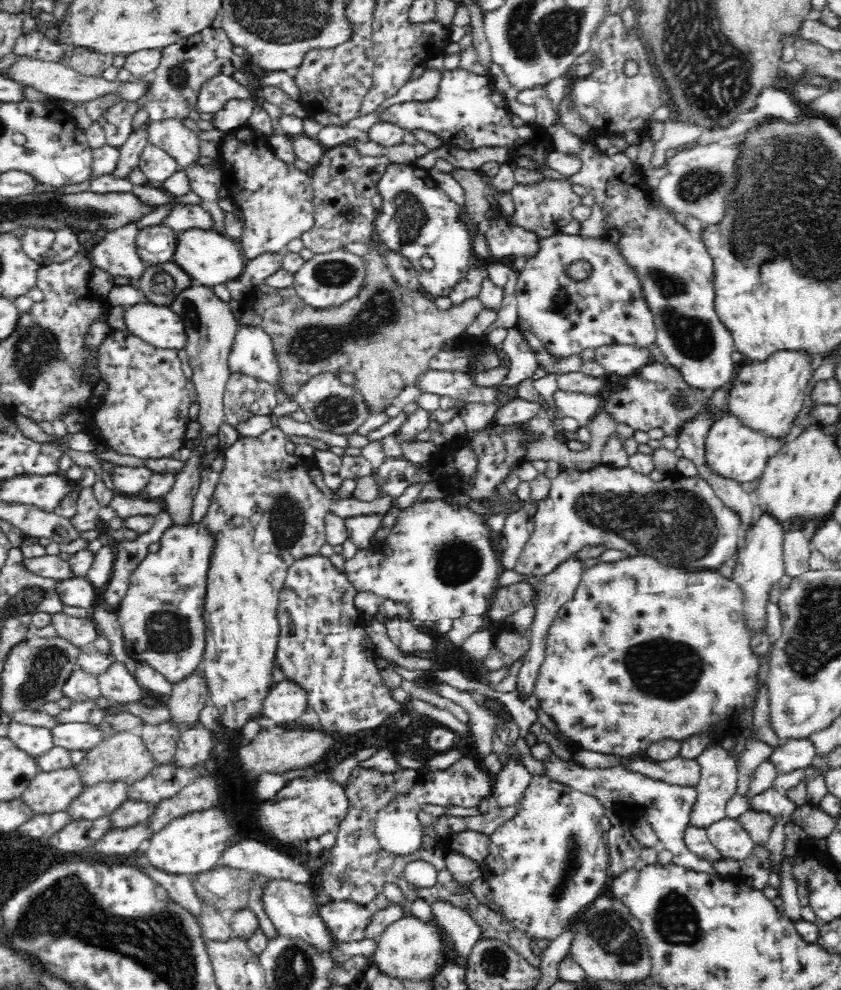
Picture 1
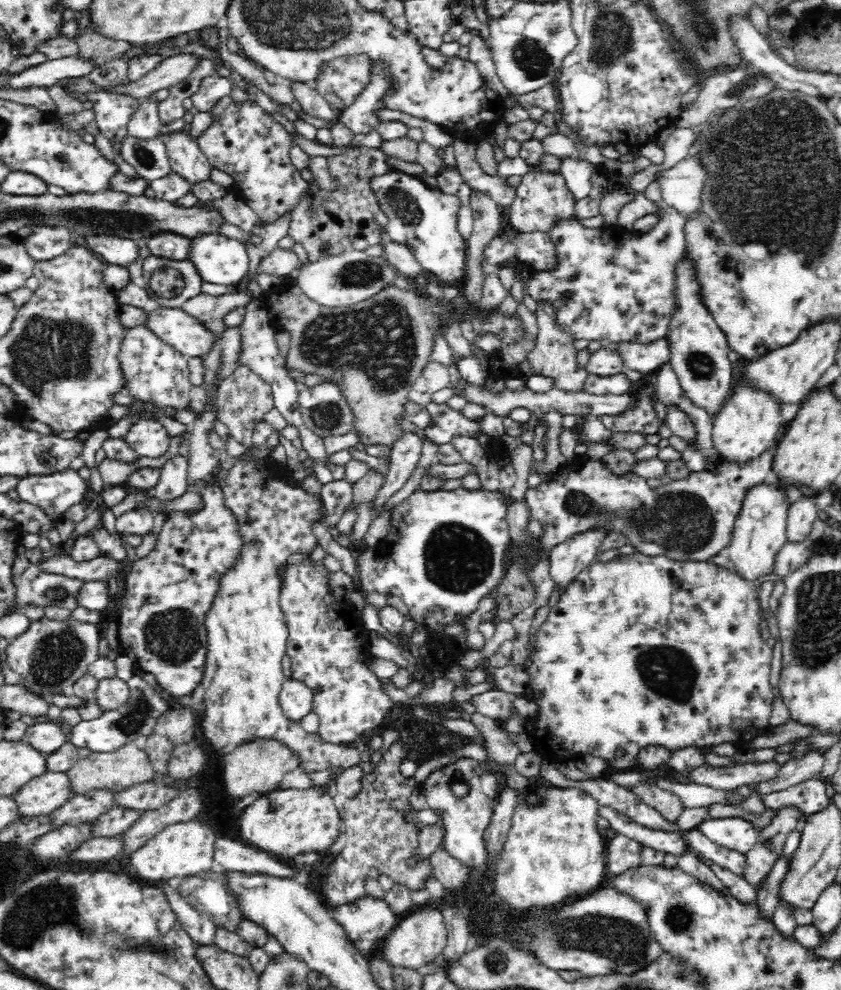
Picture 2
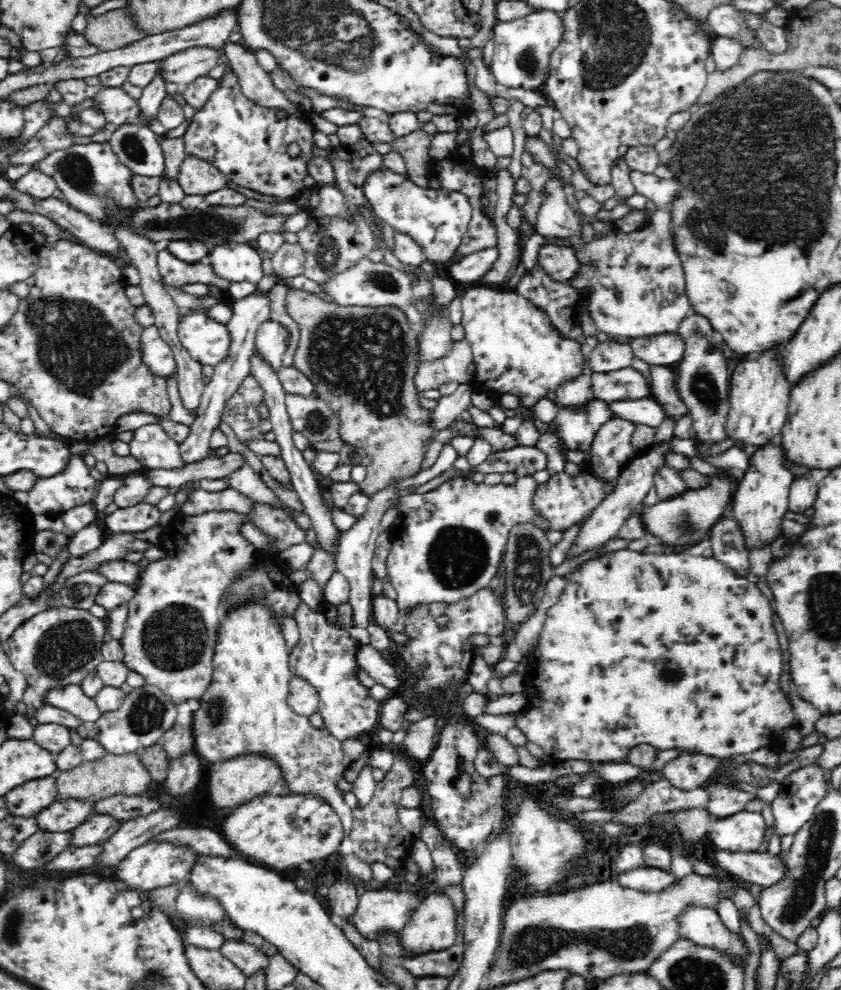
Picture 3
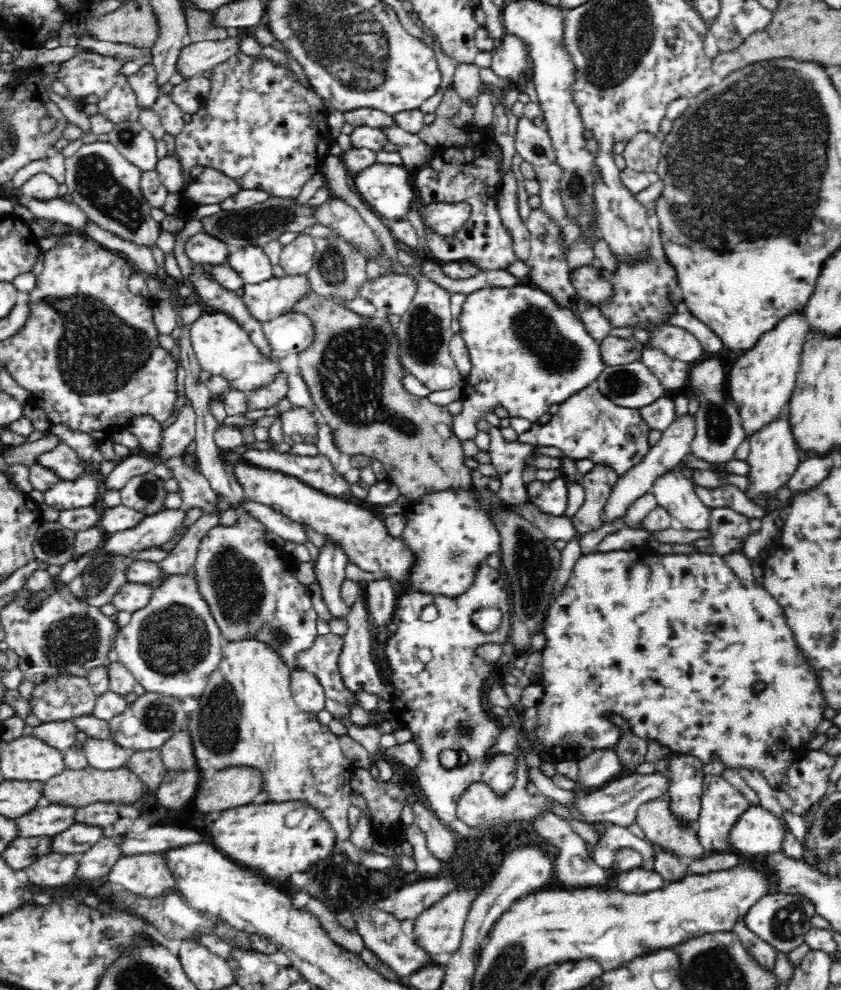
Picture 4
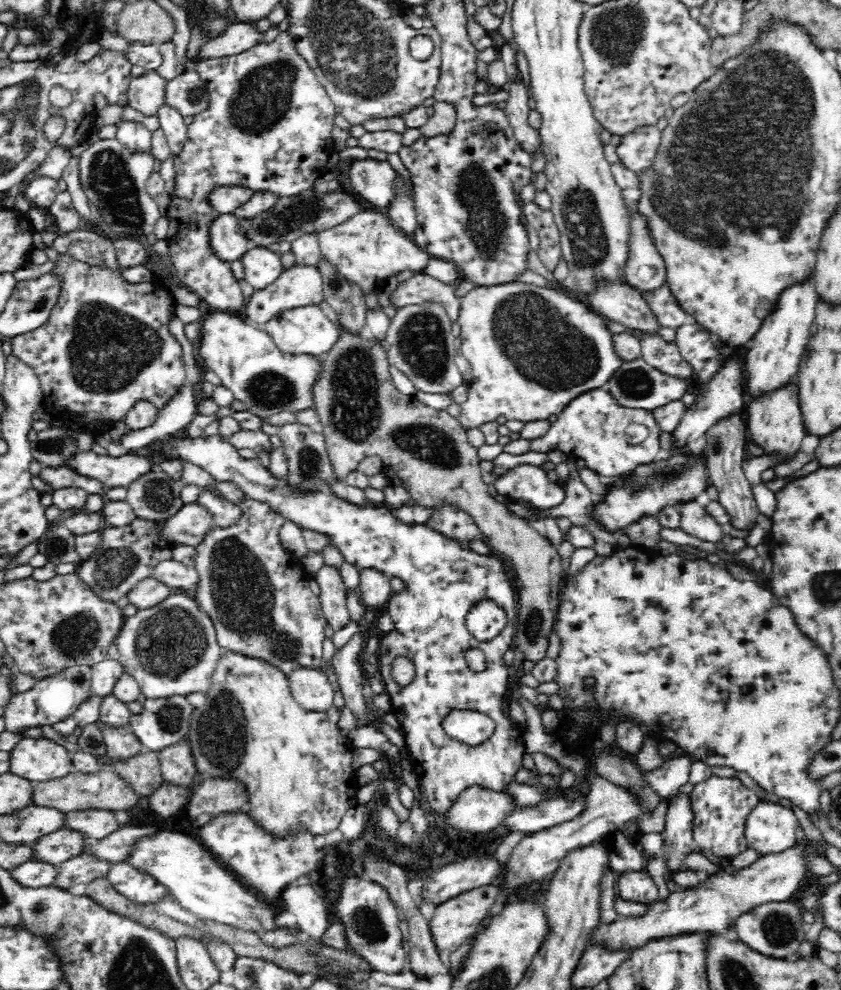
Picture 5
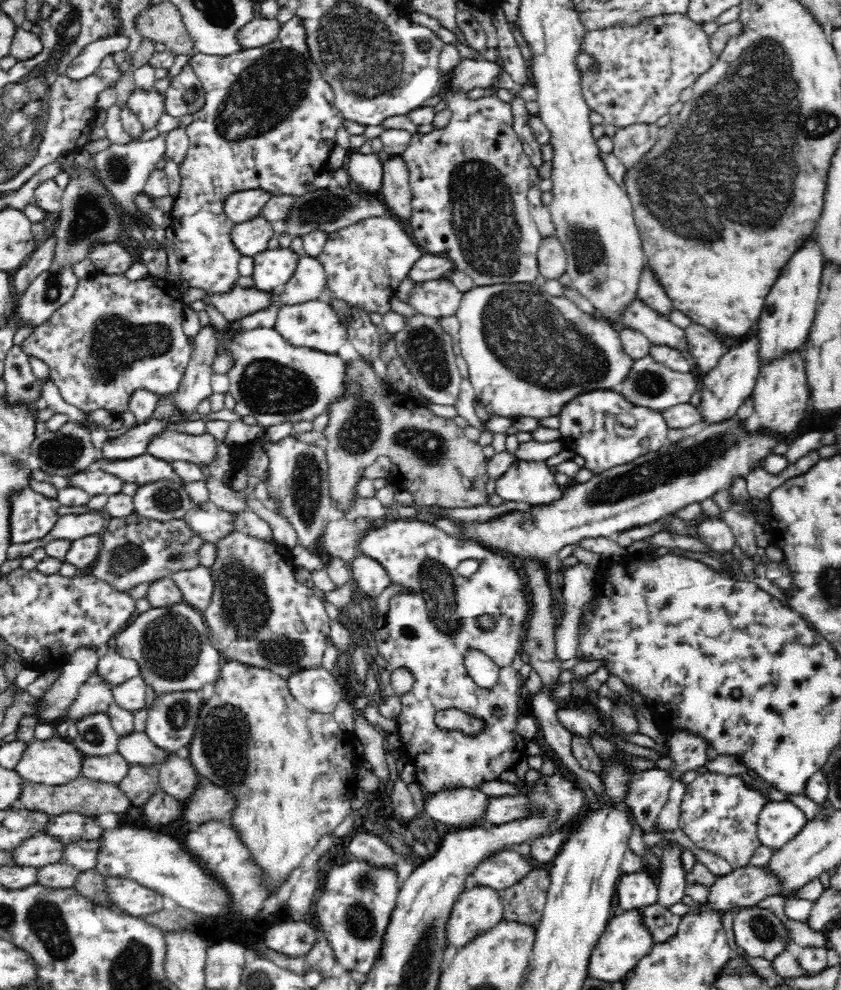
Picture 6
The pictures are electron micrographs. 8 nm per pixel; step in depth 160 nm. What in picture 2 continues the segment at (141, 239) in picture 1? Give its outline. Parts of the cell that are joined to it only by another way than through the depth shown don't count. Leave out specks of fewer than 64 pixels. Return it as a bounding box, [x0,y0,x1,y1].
[148,231,191,260]

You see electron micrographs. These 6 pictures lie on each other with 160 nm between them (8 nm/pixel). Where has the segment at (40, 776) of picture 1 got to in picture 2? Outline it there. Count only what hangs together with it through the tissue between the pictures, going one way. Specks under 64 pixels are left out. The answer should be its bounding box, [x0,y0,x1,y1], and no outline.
[13,771,74,816]

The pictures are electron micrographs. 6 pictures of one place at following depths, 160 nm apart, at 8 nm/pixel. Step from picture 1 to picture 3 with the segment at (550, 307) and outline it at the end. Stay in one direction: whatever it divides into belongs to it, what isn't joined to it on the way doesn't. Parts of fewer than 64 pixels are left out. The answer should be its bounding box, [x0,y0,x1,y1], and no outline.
[525,136,692,339]

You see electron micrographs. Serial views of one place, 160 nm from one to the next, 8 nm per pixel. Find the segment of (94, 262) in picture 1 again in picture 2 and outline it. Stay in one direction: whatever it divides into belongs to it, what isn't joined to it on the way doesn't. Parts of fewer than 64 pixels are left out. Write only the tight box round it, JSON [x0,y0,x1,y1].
[86,234,140,268]

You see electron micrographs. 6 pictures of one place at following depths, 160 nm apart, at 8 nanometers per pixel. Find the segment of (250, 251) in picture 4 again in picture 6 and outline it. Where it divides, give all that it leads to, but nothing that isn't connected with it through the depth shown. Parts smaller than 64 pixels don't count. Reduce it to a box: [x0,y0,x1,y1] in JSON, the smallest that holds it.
[252,247,300,292]

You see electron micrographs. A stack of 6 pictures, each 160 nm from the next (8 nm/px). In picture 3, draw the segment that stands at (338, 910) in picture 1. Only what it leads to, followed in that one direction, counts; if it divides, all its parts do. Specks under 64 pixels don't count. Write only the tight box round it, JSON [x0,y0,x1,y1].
[347,889,423,940]

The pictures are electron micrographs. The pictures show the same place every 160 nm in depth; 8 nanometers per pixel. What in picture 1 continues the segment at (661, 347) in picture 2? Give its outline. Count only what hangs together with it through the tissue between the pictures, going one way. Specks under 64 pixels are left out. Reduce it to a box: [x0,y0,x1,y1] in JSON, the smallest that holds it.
[594,345,651,375]

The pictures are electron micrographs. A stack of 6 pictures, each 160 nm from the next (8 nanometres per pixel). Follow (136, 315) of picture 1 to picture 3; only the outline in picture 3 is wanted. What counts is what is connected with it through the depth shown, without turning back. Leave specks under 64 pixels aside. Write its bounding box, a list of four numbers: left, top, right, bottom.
[177,312,228,366]

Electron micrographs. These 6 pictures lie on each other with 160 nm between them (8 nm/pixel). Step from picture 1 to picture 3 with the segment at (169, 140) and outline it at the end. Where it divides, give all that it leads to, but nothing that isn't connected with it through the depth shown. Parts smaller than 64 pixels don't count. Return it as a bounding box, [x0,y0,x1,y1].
[176,153,228,196]

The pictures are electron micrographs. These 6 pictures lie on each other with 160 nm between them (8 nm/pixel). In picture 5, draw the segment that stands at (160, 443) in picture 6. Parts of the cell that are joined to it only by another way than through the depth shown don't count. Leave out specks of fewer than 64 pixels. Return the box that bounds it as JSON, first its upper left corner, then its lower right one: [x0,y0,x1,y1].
[160,434,525,816]

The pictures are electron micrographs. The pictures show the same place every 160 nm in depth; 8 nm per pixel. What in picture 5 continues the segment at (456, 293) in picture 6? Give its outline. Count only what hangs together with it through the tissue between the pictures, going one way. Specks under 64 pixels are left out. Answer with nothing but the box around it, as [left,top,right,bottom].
[390,273,460,322]

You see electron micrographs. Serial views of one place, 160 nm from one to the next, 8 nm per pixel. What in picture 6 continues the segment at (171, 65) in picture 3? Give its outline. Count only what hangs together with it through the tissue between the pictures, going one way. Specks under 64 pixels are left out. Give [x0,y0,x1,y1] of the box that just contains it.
[236,15,280,49]

